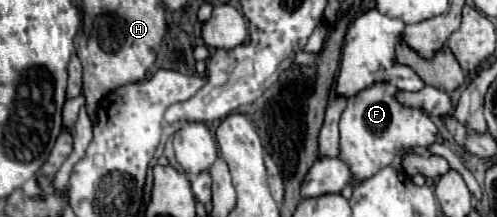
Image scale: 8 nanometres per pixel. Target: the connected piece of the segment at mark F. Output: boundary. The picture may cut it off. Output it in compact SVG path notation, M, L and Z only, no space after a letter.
M375 83L373 87L359 91L349 97L349 105L341 115L341 159L349 163L355 179L367 179L379 169L393 163L397 155L409 151L417 145L435 143L435 123L417 109L407 109L395 99L397 87L389 83Z

